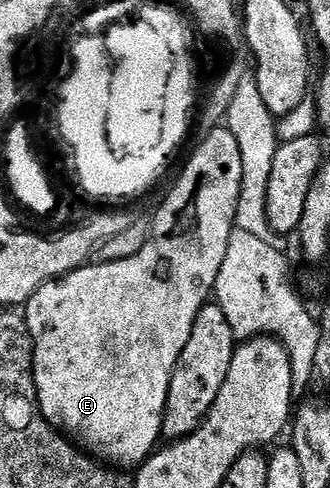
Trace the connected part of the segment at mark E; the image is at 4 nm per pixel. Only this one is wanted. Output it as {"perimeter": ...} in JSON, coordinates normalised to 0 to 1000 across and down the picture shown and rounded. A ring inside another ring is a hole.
{"perimeter":[[[655,262],[621,283],[606,283],[600,295],[606,301],[561,336],[545,367],[500,402],[473,449],[458,449],[448,490],[442,500],[430,500],[430,516],[418,516],[418,525],[394,525],[394,533],[355,537],[258,541],[242,551],[218,553],[115,590],[115,598],[103,598],[103,607],[79,623],[79,650],[97,691],[97,760],[109,781],[109,818],[121,822],[121,842],[133,846],[136,861],[197,891],[221,900],[242,898],[239,912],[270,932],[367,967],[400,967],[433,955],[436,945],[476,920],[473,904],[488,904],[485,879],[503,844],[503,811],[515,803],[515,770],[539,746],[539,730],[552,730],[552,713],[564,713],[564,697],[576,697],[576,680],[600,639],[615,627],[633,625],[645,609],[661,557],[673,557],[673,533],[685,533],[697,484],[718,469],[715,428],[733,369],[733,320],[724,318],[721,289],[688,262]]]}

